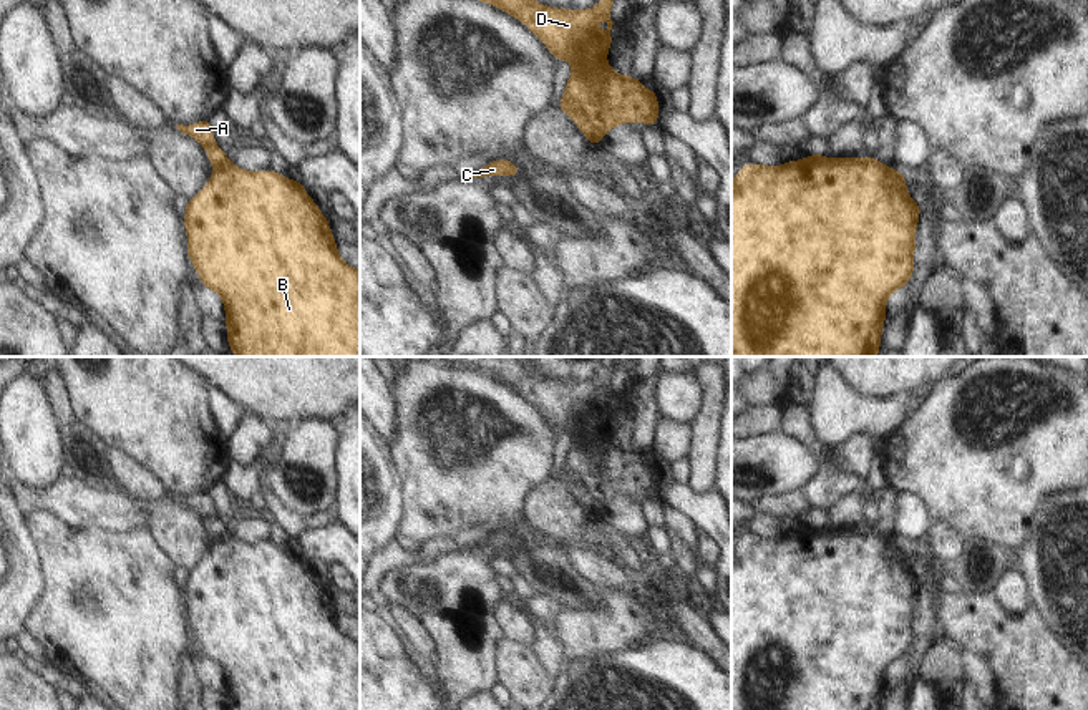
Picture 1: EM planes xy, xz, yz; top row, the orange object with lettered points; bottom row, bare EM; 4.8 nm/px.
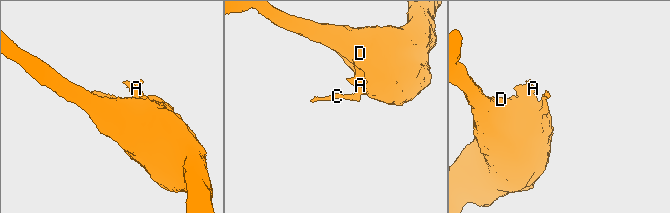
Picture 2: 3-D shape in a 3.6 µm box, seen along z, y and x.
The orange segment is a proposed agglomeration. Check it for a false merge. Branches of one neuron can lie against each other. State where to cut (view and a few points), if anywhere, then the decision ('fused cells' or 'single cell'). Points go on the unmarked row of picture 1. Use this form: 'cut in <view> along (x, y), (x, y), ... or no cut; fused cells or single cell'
cut in xz along (564, 465), (566, 473), (591, 493), (601, 506); fused cells

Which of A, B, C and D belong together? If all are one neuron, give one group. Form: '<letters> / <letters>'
A / B C D

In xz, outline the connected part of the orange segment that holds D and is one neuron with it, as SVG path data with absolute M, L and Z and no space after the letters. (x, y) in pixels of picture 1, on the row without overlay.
M411 357L451 367L466 367L516 388L521 391L556 428L572 436L572 445L566 456L567 476L574 484L580 484L587 494L599 499L600 506L610 503L615 496L642 493L647 498L658 498L657 463L645 461L639 450L617 446L605 433L605 426L614 411L610 382L614 363L607 362L595 380L562 382L537 375L531 365L524 365L516 357Z

